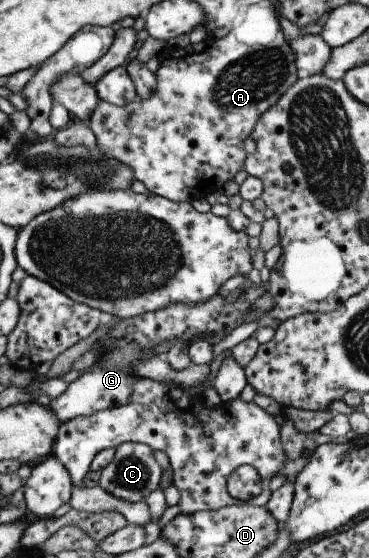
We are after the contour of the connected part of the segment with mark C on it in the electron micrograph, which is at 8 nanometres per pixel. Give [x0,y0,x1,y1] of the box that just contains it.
[97,442,162,503]

